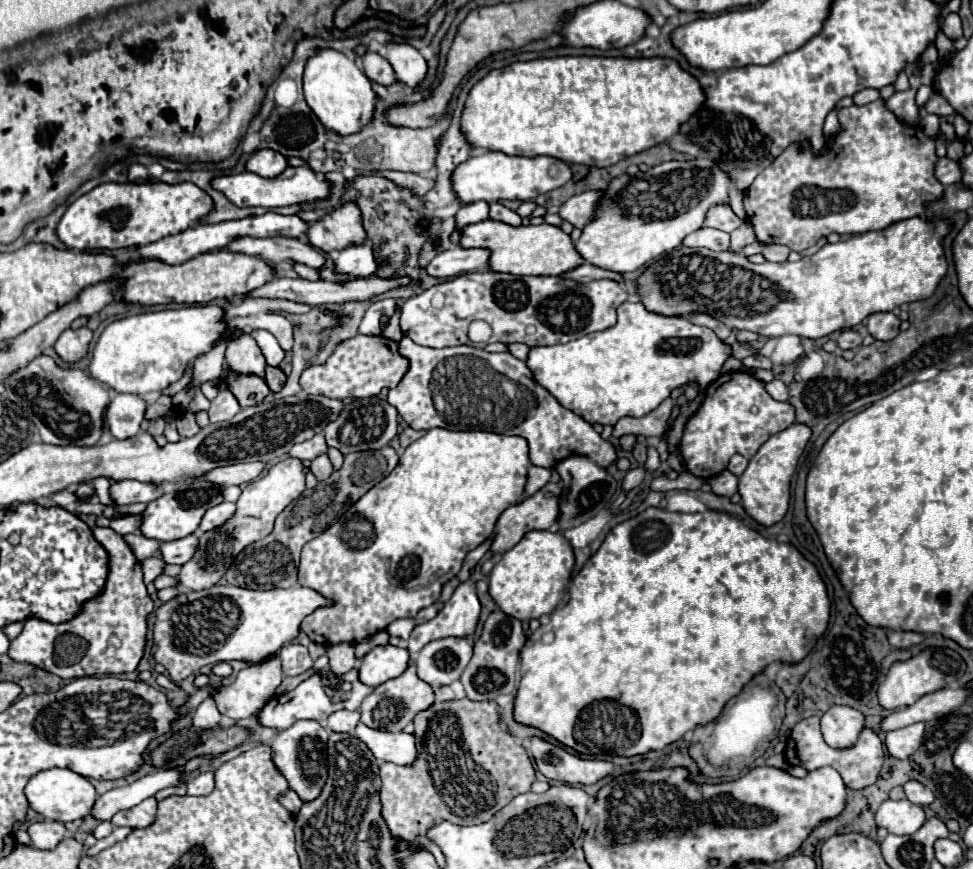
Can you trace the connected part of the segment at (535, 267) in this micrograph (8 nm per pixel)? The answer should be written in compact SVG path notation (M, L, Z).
M484 219L480 223L472 223L462 229L460 247L478 247L488 249L490 259L488 267L500 273L514 273L514 275L560 275L568 269L574 269L584 263L584 259L574 249L574 243L566 233L562 233L554 225L518 225L512 227L508 223Z

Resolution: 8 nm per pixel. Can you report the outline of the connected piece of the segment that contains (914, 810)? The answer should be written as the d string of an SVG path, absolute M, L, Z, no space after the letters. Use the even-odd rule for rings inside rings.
M886 799L876 811L876 825L896 835L916 833L924 825L924 821L926 821L924 809L920 805L910 803L908 799L900 801Z

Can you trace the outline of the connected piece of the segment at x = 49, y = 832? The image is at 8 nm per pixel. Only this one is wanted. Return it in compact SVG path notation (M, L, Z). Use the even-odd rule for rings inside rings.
M42 821L42 823L32 823L28 827L28 835L32 839L32 847L36 849L54 849L66 835L64 823L58 821Z

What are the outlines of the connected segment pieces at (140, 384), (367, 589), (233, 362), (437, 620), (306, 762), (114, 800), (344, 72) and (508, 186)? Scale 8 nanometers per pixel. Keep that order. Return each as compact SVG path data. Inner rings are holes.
M194 305L194 307L176 309L176 311L170 311L170 309L150 311L150 313L116 319L110 325L106 325L102 335L98 337L92 349L92 359L88 363L86 373L118 393L134 393L134 395L144 397L150 391L162 391L170 383L178 381L186 365L200 353L206 353L218 341L222 331L224 331L222 307L218 305Z
M440 427L426 431L424 437L406 447L388 477L348 507L332 527L302 547L298 583L318 591L330 599L332 605L312 611L312 615L300 623L300 629L322 645L342 641L356 645L384 631L388 623L414 617L422 607L436 603L442 585L460 571L468 551L484 543L492 535L498 515L522 499L528 465L528 443L524 437L498 435L492 431L448 431ZM368 521L374 525L374 541L370 541Z
M240 333L240 339L232 339L228 343L220 389L228 389L226 383L224 383L224 377L230 371L252 373L252 375L264 377L264 369L266 369L266 359L264 359L264 355L262 355L256 339L250 333Z
M468 579L454 589L450 601L438 611L434 619L424 621L412 629L408 639L408 651L418 653L424 645L428 645L434 639L474 635L478 617L480 601L476 597L474 581Z
M296 721L292 727L280 731L272 741L272 759L286 777L286 781L290 783L290 789L294 789L302 801L316 799L328 777L326 759L328 735L330 735L328 729L324 729L318 721Z
M190 759L186 763L186 767L182 767L182 769L156 771L156 773L150 773L150 775L130 783L130 785L112 789L112 791L108 791L96 799L96 803L88 815L98 819L98 821L110 821L116 811L130 809L130 807L142 803L144 799L156 795L160 789L166 789L174 781L178 781L180 773L194 773L200 765L202 765L202 759Z
M318 49L316 55L308 57L304 65L304 97L324 127L342 137L356 133L362 125L366 125L372 119L376 103L370 79L354 65L352 57L336 49Z
M488 151L478 157L470 157L468 161L460 163L452 171L452 189L462 205L476 203L476 201L500 201L500 199L518 199L518 201L530 201L536 199L536 195L548 193L552 189L562 187L570 181L570 165L556 161L552 157L510 157L498 151ZM550 165L558 167L558 177L550 177L548 169Z

